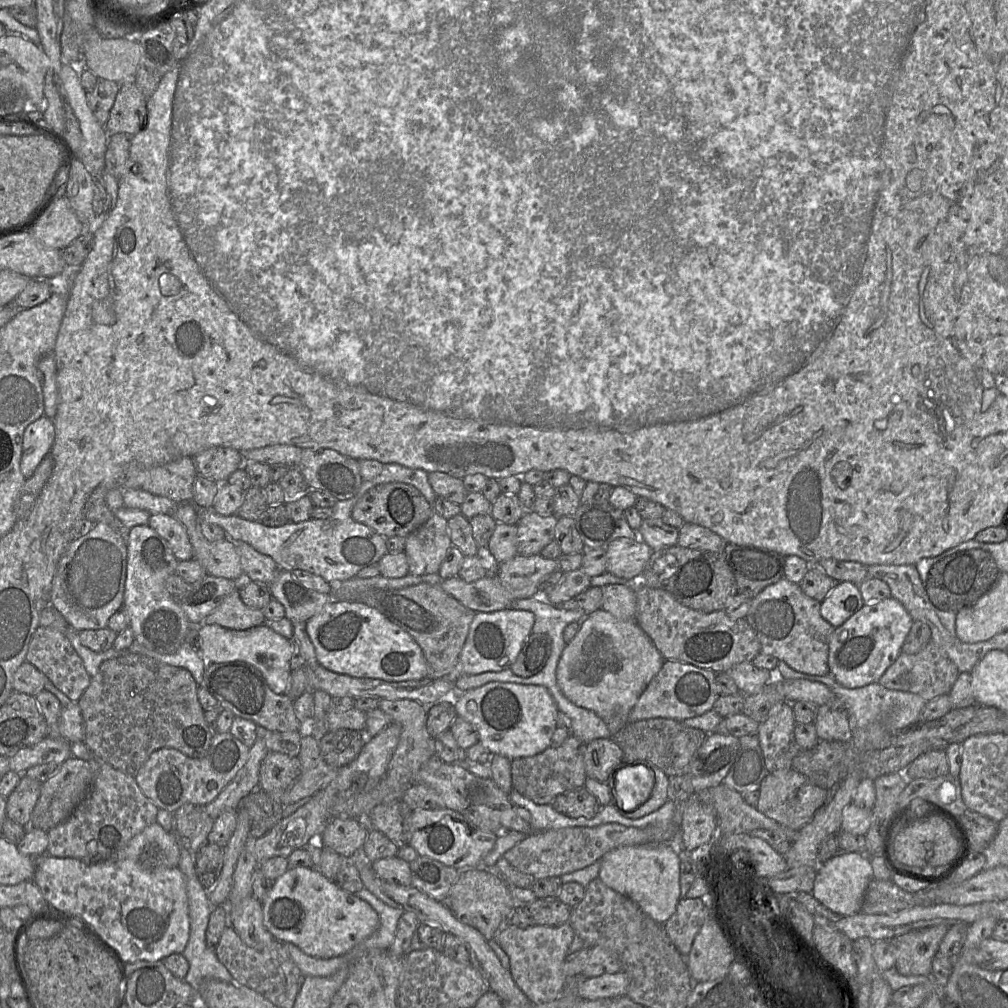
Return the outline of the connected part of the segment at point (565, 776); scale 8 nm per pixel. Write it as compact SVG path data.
M570 735L558 747L551 745L537 755L513 759L511 762L513 788L536 804L551 804L558 795L584 787L587 779L584 752L585 742Z

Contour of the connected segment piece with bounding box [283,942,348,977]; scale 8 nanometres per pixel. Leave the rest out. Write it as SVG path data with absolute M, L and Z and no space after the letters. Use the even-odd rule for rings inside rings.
M285 942L283 944L304 976L328 977L334 975L341 967L348 966L346 956L322 959L307 955L293 943Z

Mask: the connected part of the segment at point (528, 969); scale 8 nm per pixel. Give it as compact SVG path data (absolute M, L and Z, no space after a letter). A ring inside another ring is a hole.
M569 922L558 926L533 925L519 928L508 924L493 938L502 947L510 960L509 972L516 985L531 1003L545 1003L557 999L565 986L563 964L575 931Z

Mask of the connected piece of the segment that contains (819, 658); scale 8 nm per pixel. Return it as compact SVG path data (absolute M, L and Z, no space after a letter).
M785 578L764 588L752 598L745 617L760 641L760 653L774 656L802 673L829 674L829 640L835 628L821 616L820 606L821 603L804 594L798 584Z

